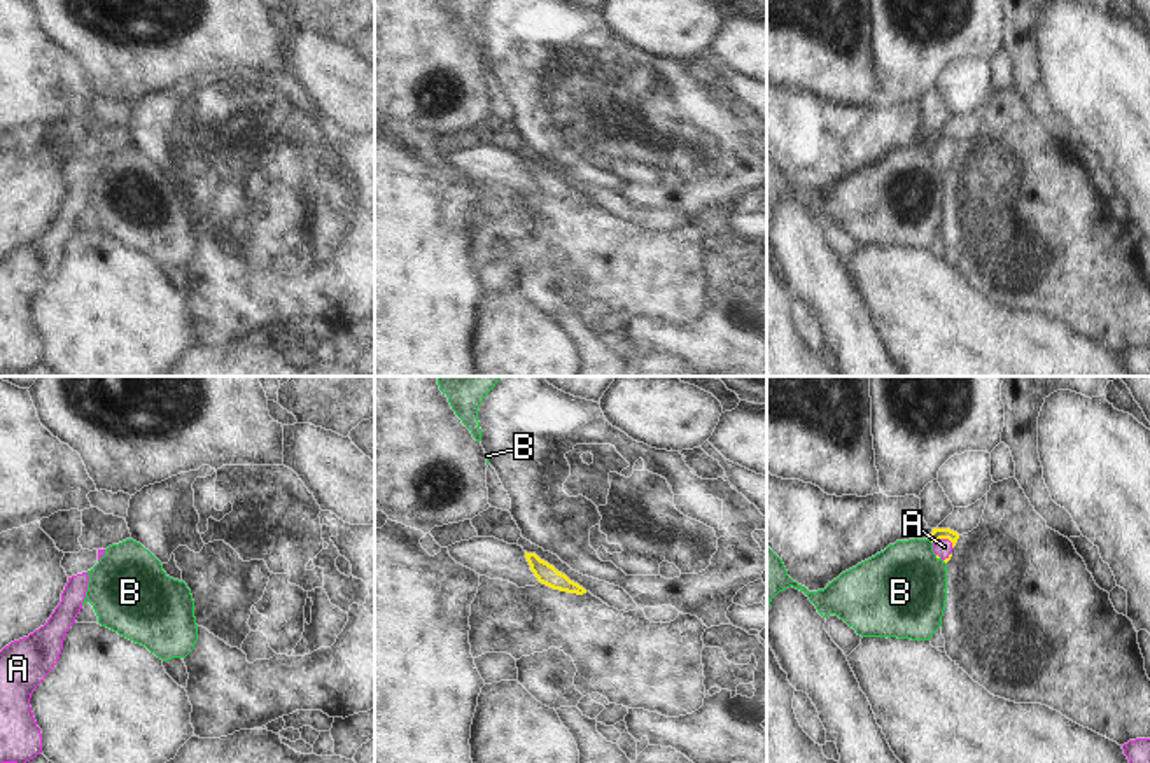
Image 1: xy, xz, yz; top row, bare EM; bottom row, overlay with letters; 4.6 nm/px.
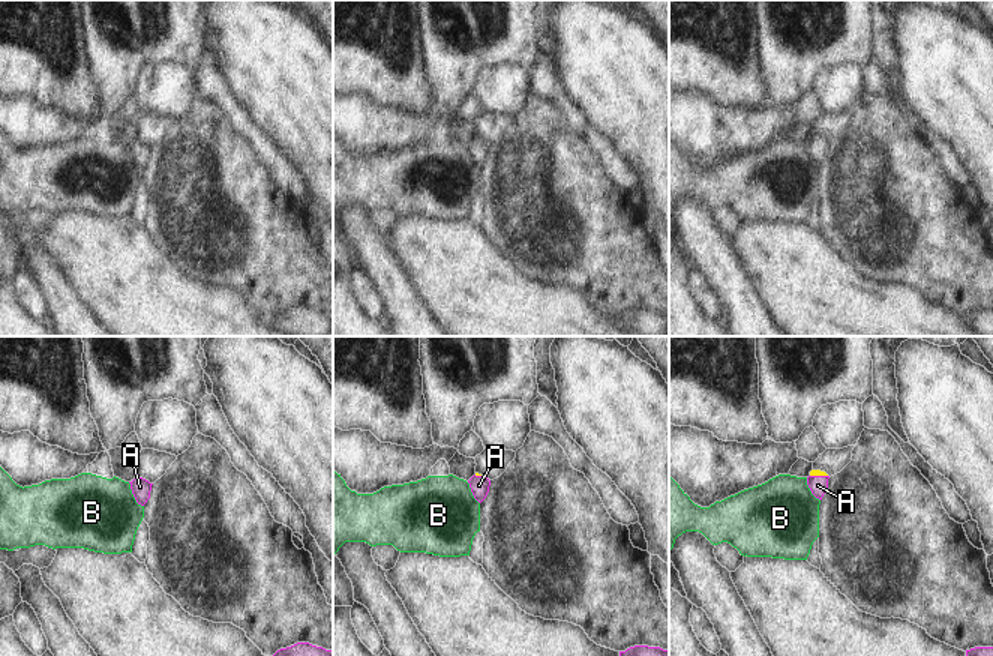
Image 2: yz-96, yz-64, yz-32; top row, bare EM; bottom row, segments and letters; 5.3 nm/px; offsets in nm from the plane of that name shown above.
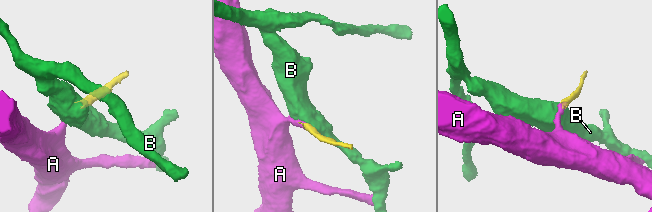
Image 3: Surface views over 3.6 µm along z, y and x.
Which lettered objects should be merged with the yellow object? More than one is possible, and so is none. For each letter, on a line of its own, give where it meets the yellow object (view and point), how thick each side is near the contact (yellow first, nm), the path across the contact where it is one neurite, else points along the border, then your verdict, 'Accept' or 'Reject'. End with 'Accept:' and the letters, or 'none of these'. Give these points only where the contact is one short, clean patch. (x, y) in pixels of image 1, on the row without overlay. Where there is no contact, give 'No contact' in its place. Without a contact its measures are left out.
A: Touches yellow at yz (944, 146). Thickness 60 nm (yellow) against 80 nm. Path across: yz (937, 142), (944, 146), (944, 154). Accept
B: Touches yellow at yz (932, 149). Thickness 60 nm (yellow) against 380 nm. Boundary: yz (930, 146), (932, 151). Reject
Accept: A

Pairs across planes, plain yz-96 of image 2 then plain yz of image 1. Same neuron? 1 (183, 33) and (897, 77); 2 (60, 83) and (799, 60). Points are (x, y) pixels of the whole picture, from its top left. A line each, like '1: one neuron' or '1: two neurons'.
1: one neuron
2: one neuron

